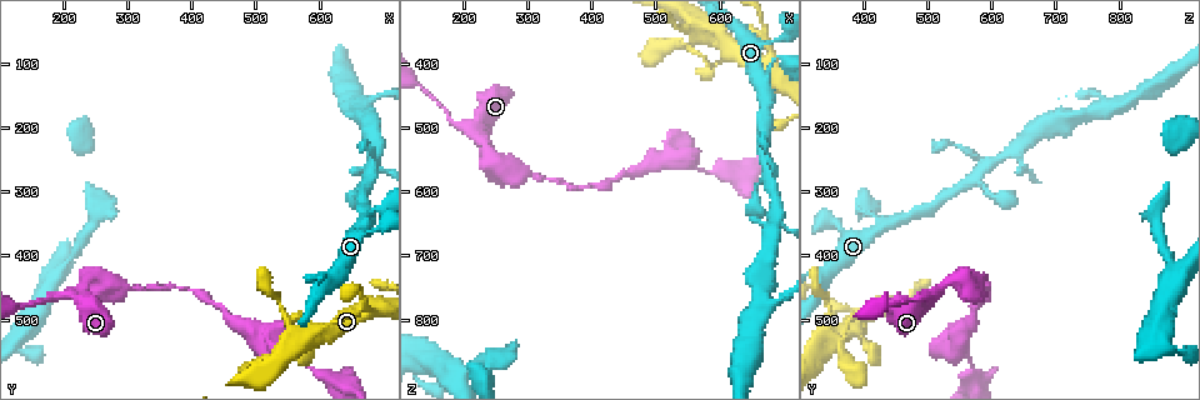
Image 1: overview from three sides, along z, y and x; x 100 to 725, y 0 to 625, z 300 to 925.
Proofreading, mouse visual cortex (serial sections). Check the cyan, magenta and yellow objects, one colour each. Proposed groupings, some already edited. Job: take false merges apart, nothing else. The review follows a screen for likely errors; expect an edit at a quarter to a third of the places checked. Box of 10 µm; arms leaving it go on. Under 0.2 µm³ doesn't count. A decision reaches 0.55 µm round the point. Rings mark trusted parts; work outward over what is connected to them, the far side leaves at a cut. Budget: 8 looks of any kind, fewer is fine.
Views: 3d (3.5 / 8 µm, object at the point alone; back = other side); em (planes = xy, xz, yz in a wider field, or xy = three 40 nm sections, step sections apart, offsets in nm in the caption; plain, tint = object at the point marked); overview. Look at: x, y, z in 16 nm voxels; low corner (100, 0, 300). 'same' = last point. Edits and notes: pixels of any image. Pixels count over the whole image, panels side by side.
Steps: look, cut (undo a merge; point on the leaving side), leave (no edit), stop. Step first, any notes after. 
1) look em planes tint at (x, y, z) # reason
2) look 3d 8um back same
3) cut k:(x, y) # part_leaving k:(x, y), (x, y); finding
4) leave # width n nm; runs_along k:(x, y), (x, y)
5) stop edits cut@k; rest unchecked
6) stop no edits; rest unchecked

look 3d 8um back at (675, 335, 415) # calibre changes

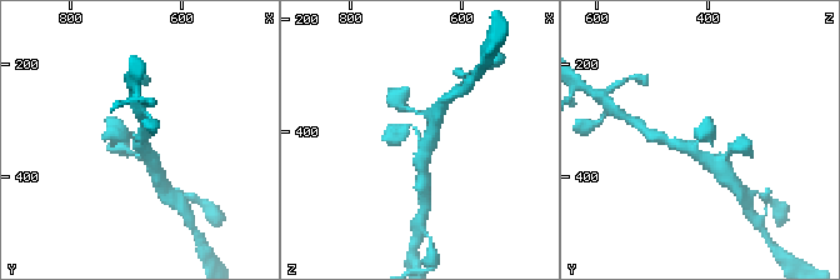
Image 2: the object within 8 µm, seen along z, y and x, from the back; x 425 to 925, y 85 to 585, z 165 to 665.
look em xy step 1 tint same

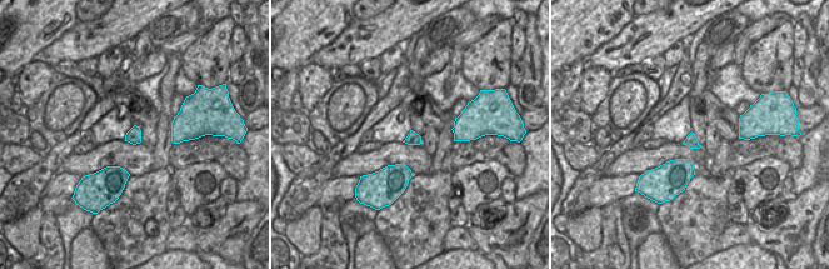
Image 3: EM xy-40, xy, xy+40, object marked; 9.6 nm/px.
leave # width 120 nm; runs_along 2:(151, 161), (135, 136), (116, 129); all the same cell

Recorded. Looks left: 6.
look 3d 3.5um at (680, 235, 635) # abrupt turn

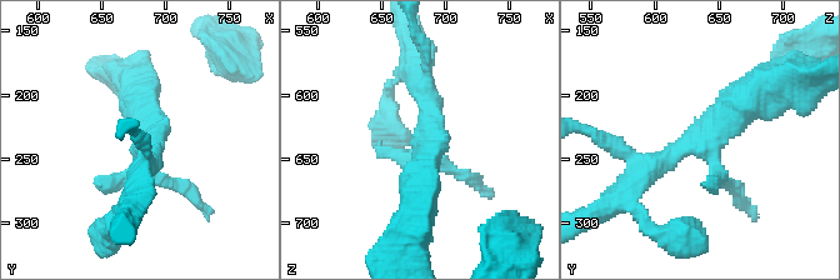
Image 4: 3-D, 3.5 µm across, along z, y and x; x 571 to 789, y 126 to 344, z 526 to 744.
look em xy step 3 tint at (684, 240, 636)

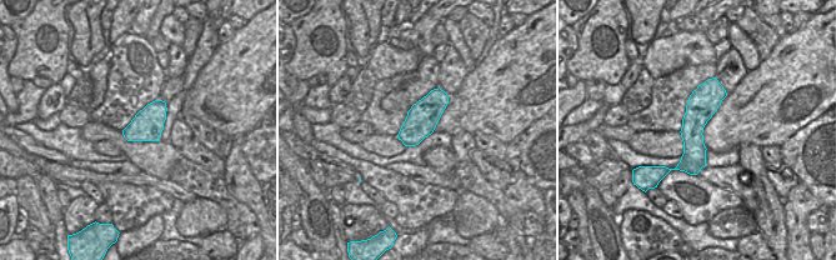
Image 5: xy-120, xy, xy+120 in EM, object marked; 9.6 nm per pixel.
leave # continuous, no second cell

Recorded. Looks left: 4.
look 3d 3.5um back at (210, 465, 495) # sharp bend

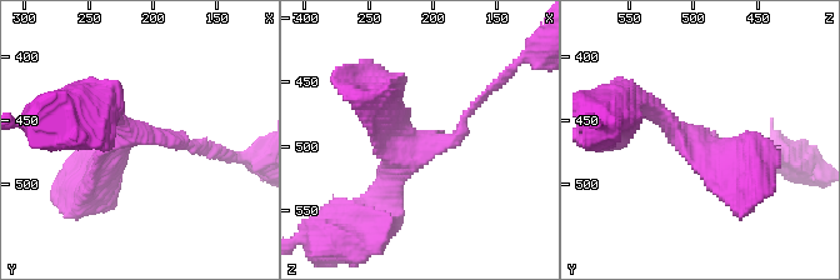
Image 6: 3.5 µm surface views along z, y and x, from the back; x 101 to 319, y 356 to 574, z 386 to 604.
look em xy step 2 tint at (212, 460, 494)

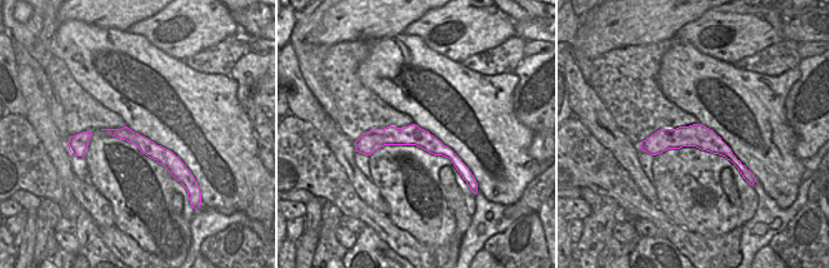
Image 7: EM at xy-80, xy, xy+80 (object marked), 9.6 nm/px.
look em xy step 5 tint same # another direction

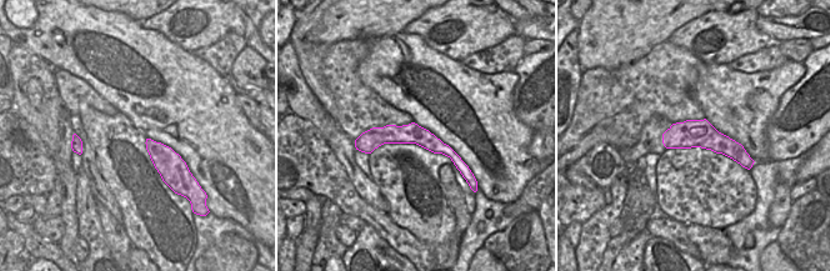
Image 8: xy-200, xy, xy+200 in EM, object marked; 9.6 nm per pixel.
leave # runs_along 6:(90, 188), (136, 134), (198, 145); one cell here

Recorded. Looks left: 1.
stop no edits; rest unchecked

